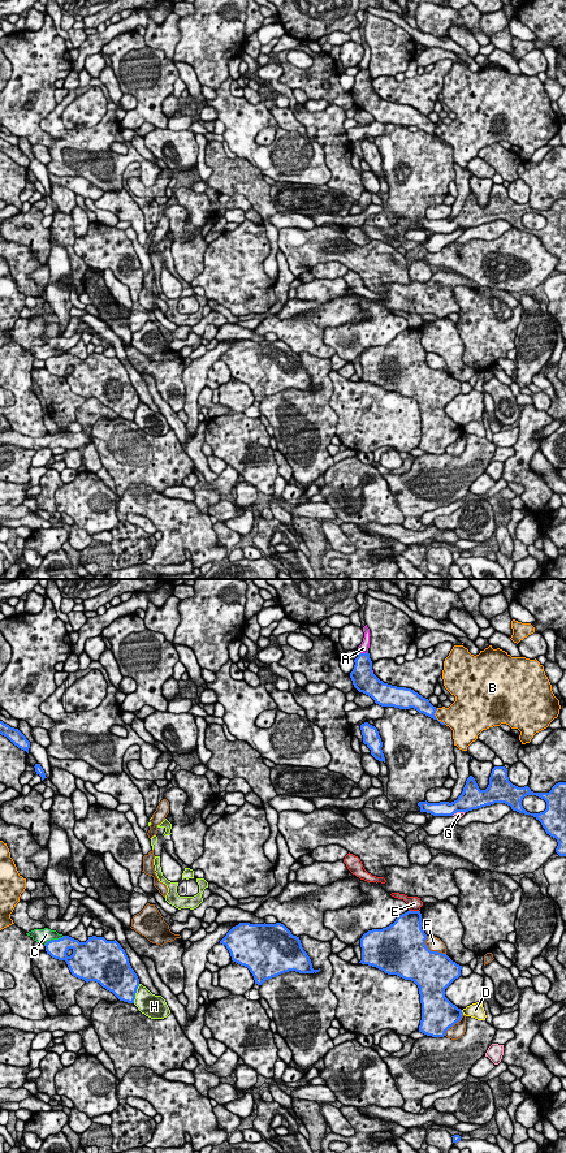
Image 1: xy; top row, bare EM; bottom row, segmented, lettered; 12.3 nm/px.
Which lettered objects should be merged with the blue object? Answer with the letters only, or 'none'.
none

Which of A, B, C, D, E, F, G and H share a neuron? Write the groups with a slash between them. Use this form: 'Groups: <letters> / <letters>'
Groups: A / B / C / D / E / F / G / H

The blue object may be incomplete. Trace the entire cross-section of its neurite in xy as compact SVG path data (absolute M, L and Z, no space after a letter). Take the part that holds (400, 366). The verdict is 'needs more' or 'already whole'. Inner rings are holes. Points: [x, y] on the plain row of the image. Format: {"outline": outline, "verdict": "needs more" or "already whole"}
{"outline": "M409 327L389 344L368 347L362 353L359 380L414 398L422 420L419 449L444 454L463 432L445 414L445 406L461 393L462 383L446 371L431 368L425 357L420 328Z", "verdict": "already whole"}

